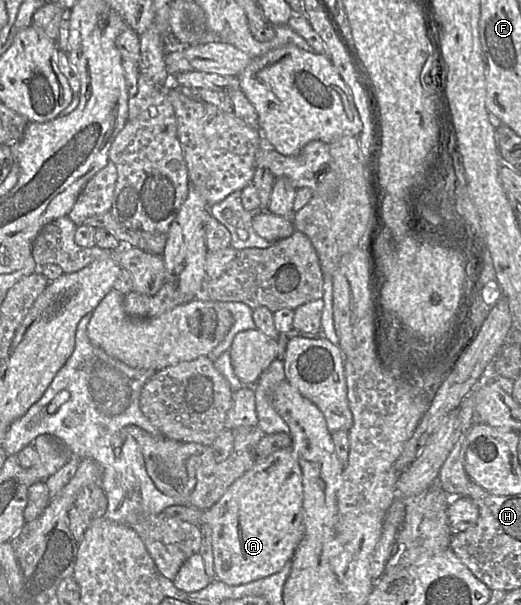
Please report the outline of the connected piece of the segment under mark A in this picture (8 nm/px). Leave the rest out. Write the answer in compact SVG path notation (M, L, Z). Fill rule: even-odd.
M286 447L273 452L236 480L212 507L205 511L189 505L170 506L164 515L177 518L202 528L210 529L213 564L217 580L227 585L241 585L276 574L286 564L290 564L293 554L305 533L302 509L303 483L302 469L293 448Z

